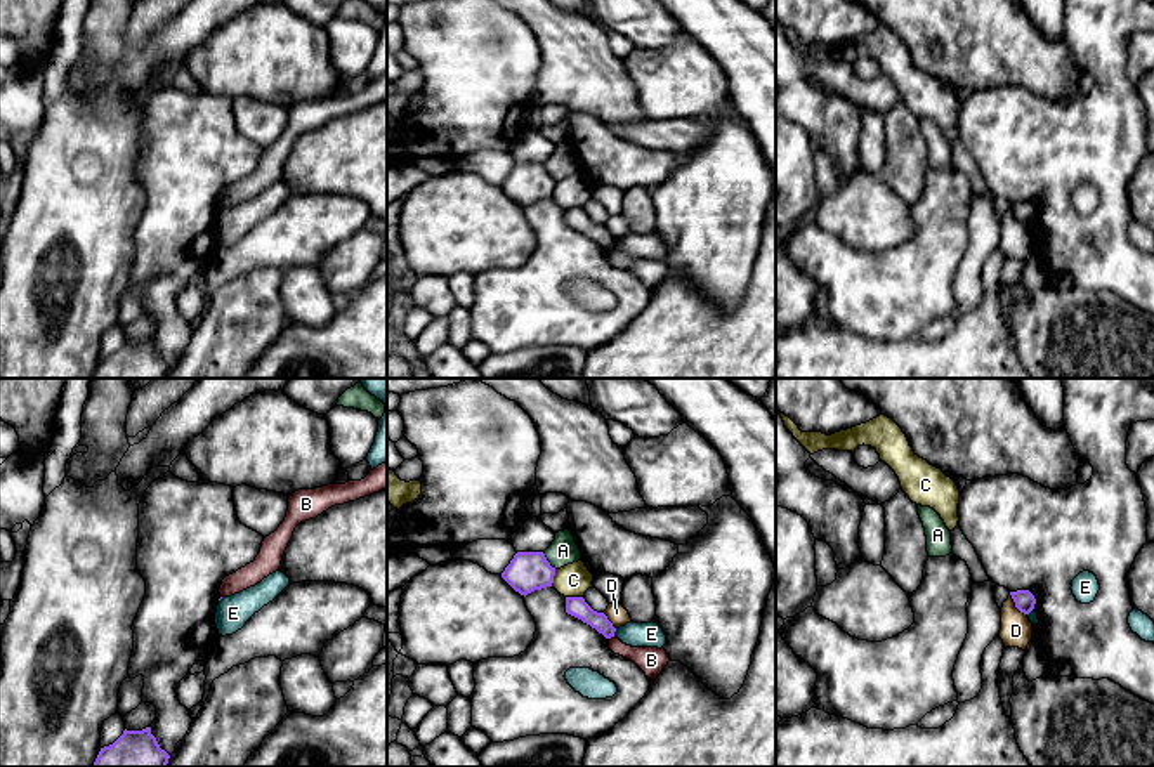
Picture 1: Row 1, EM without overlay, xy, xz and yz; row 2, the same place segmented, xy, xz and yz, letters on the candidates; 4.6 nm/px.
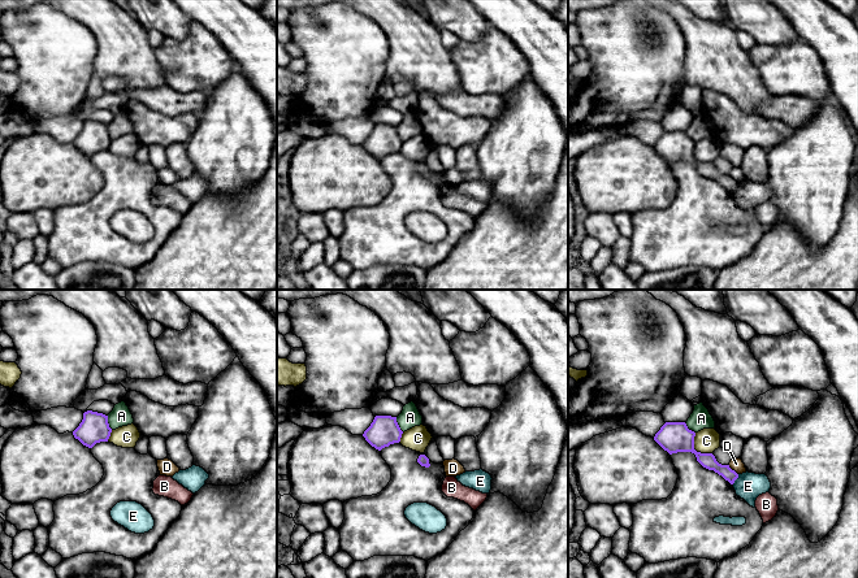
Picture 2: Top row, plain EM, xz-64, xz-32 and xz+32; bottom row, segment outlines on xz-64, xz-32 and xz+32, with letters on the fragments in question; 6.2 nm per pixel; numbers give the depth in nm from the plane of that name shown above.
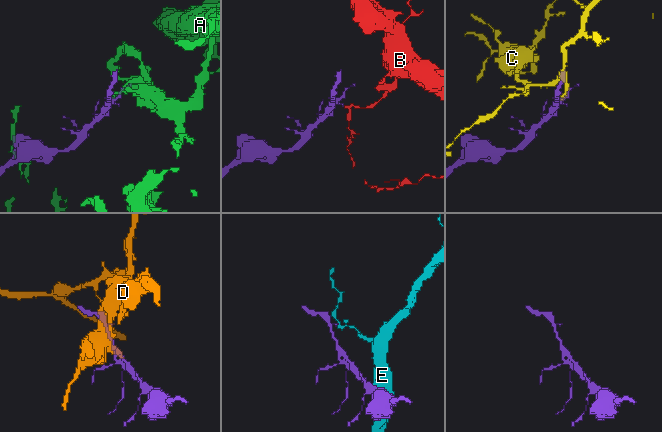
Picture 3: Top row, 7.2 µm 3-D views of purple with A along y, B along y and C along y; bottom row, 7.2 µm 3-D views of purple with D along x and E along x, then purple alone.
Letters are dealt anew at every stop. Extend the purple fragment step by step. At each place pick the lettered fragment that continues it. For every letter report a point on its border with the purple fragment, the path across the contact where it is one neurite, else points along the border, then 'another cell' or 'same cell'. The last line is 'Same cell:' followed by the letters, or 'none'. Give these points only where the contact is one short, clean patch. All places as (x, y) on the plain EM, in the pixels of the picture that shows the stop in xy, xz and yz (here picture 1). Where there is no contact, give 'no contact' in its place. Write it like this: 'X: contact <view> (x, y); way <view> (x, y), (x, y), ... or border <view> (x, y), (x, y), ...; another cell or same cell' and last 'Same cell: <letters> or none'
A: contact xz (549, 174); another cell
B: contact xz (611, 247); border xz (613, 247), (609, 250); another cell
C: contact xz (552, 190); another cell
D: contact yz (1016, 217); border yz (1010, 205), (1016, 217), (1026, 226); another cell
E: contact xz (615, 242); border xz (616, 240), (613, 247); another cell
Same cell: none

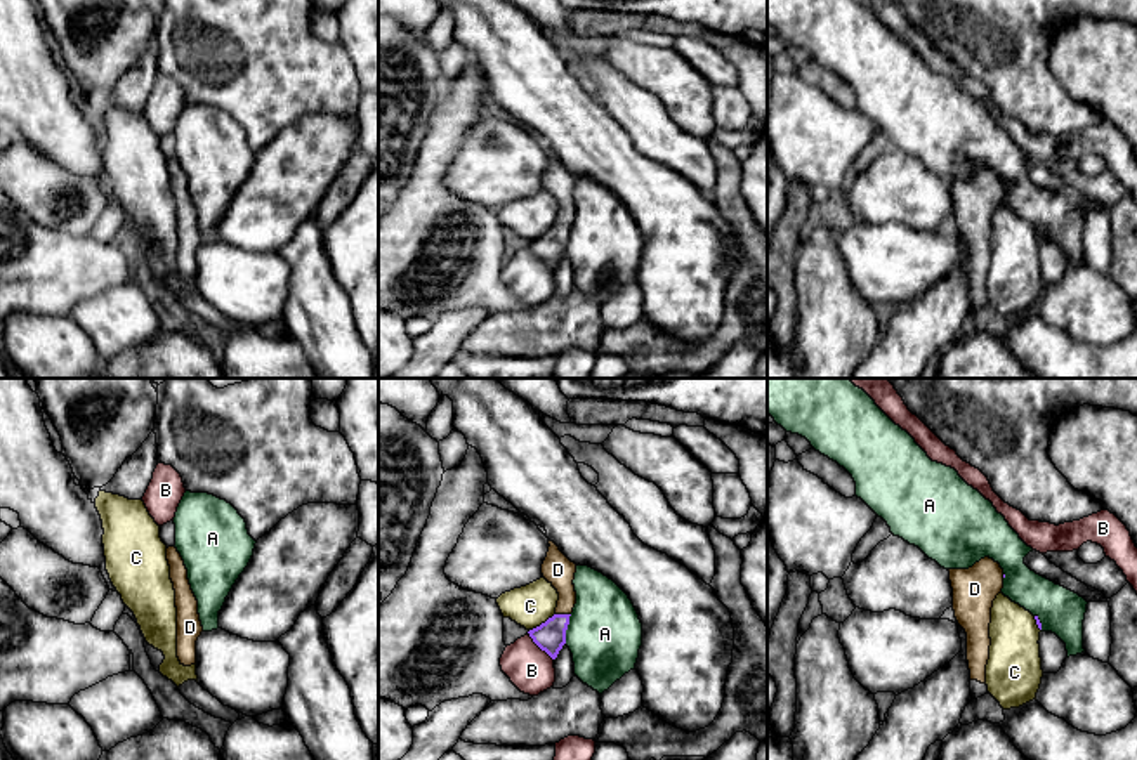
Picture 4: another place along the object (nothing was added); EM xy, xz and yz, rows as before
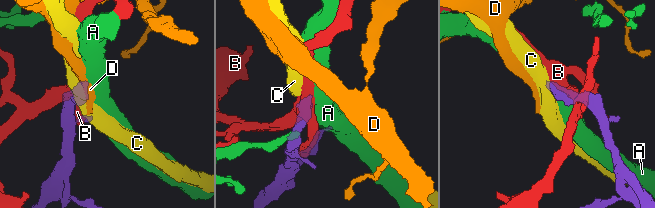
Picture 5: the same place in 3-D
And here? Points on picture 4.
A: contact xz (566, 240); border xz (571, 226), (565, 254); another cell
B: contact xz (538, 257); another cell
C: contact xz (542, 235); border xz (554, 224), (530, 242); another cell
D: contact xz (563, 226); way xz (551, 247), (563, 226), (565, 196), (558, 181); same cell
Same cell: D

